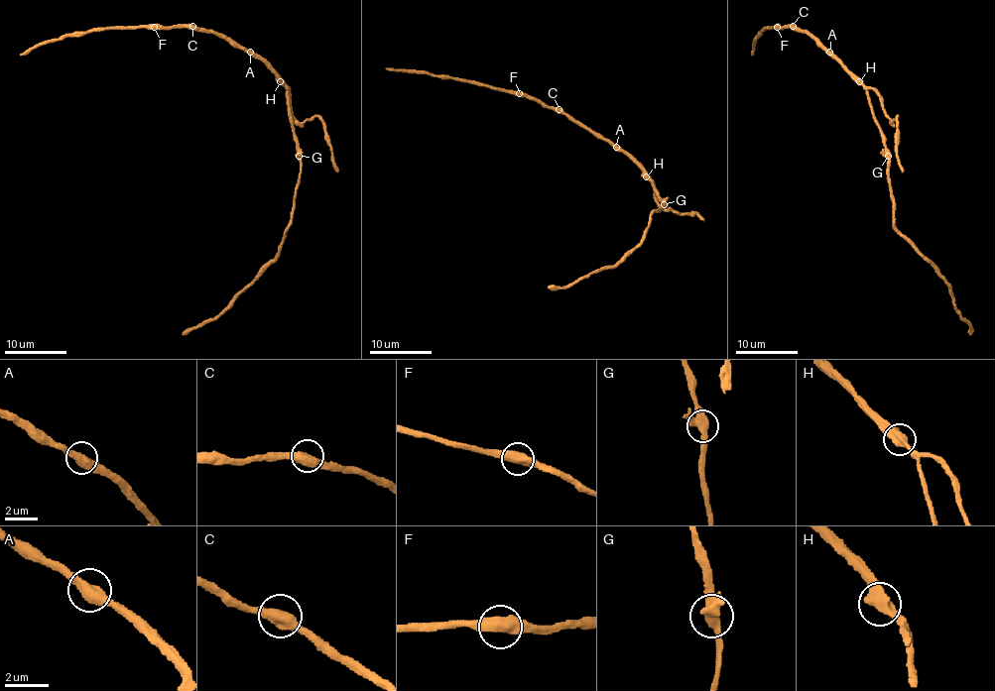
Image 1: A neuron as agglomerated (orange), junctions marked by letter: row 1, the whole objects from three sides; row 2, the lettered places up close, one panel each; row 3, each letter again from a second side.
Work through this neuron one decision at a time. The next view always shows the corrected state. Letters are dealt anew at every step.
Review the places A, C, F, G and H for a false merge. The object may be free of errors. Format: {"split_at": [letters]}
{"split_at": []}

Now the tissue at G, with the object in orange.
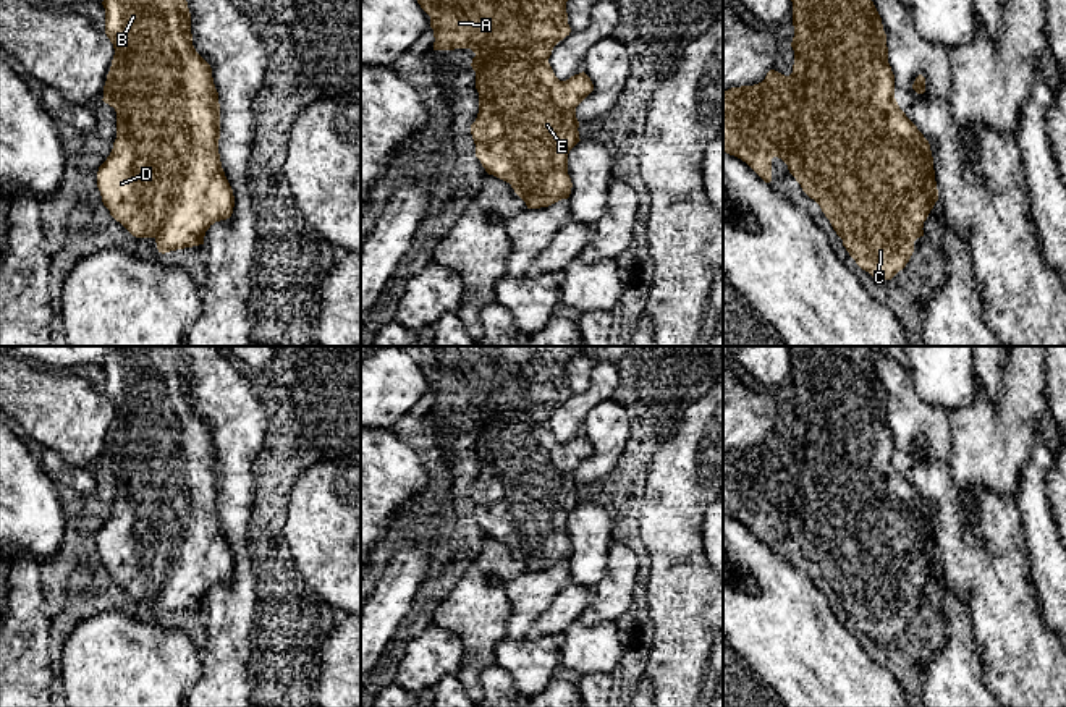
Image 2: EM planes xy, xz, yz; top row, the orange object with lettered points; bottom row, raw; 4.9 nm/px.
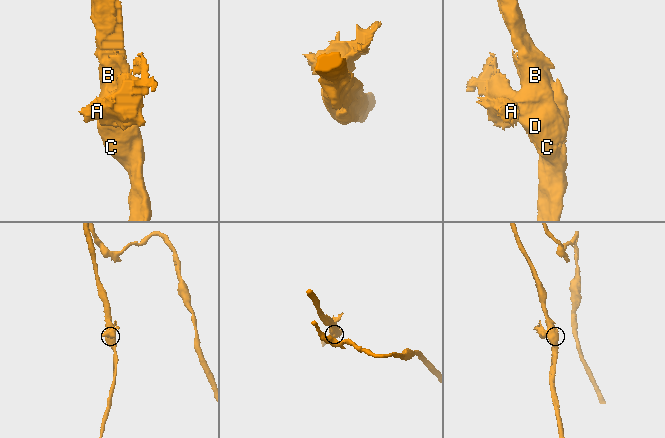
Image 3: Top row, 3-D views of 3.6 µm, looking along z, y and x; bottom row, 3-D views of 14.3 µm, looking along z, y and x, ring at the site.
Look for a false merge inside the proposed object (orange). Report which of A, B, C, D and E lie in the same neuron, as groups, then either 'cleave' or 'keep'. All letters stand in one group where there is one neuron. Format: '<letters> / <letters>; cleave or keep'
A B C D E; keep

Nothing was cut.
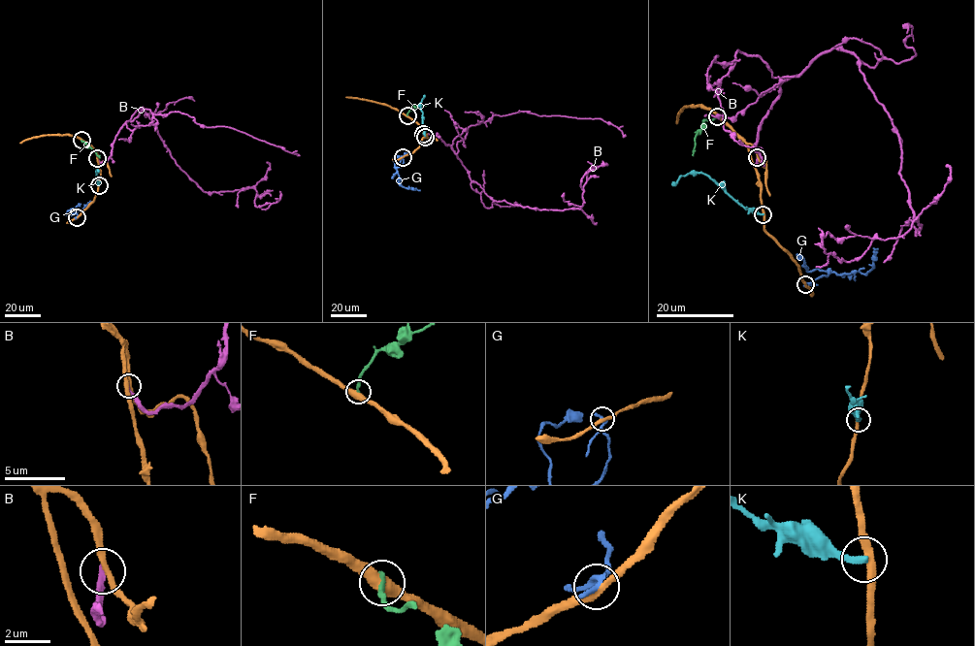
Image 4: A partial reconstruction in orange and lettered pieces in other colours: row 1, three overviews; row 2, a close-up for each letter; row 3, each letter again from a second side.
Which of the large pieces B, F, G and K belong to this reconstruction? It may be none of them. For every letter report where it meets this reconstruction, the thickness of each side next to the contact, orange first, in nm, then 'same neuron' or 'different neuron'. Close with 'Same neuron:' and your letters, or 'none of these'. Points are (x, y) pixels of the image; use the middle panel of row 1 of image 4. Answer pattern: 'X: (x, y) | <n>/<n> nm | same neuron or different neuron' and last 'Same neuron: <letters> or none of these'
B: (423, 134) | 280/280 nm | different neuron
F: (407, 115) | 480/260 nm | different neuron
G: (403, 157) | 280/300 nm | different neuron
K: (425, 137) | 280/320 nm | different neuron
Same neuron: none of these

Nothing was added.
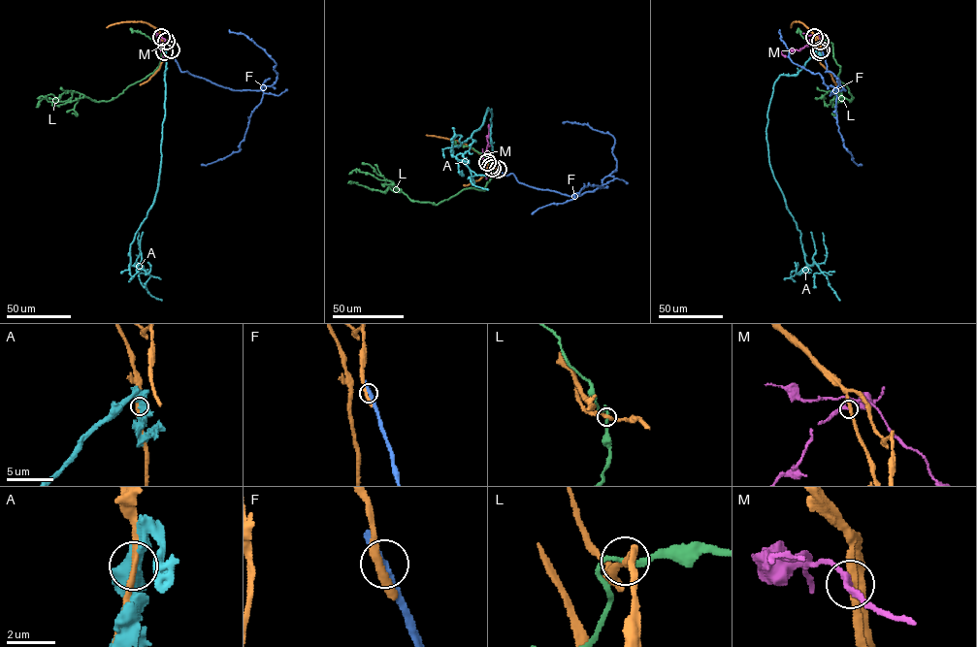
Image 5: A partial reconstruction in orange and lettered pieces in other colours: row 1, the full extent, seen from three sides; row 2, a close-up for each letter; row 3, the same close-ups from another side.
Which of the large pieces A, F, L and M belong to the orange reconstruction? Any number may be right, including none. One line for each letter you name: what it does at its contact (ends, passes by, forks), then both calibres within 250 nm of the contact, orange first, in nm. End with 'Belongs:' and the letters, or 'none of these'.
Belongs: none of these

